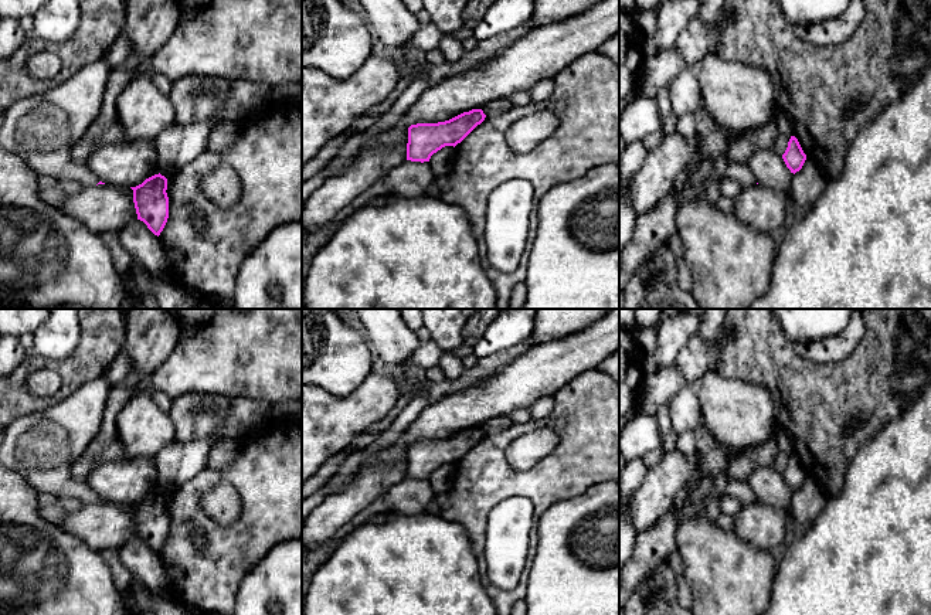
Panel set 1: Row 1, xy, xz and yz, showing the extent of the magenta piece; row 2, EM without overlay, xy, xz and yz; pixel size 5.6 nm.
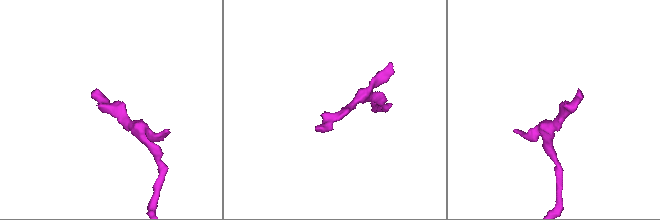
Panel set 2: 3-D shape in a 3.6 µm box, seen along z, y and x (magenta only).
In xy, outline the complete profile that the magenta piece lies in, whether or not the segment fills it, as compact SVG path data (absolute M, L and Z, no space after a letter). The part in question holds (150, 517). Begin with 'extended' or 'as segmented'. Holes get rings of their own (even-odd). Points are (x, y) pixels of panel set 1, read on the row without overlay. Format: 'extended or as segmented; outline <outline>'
as segmented; outline M159 490L130 506L137 537L159 554L169 536L167 496Z

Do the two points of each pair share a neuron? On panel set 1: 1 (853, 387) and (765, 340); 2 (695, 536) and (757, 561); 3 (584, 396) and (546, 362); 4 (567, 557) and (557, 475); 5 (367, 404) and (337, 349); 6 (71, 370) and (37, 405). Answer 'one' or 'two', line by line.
1: one
2: one
3: two
4: two
5: two
6: one

